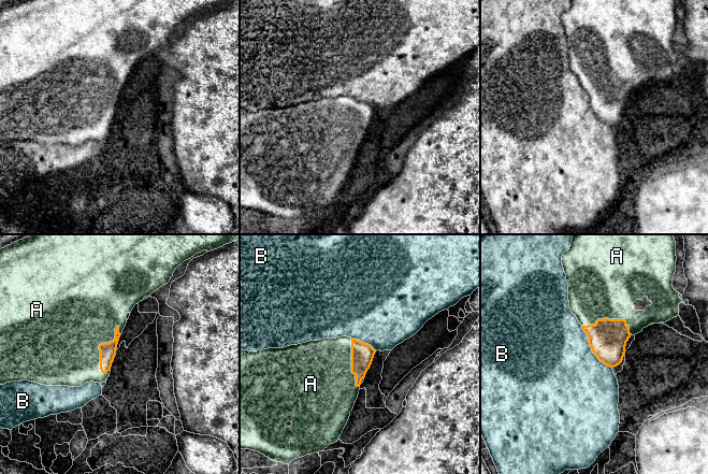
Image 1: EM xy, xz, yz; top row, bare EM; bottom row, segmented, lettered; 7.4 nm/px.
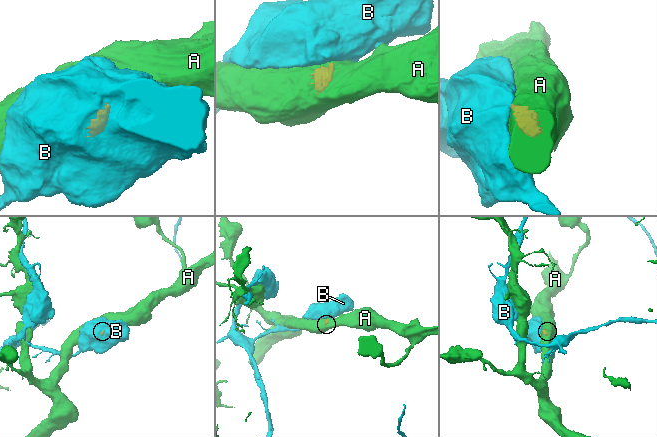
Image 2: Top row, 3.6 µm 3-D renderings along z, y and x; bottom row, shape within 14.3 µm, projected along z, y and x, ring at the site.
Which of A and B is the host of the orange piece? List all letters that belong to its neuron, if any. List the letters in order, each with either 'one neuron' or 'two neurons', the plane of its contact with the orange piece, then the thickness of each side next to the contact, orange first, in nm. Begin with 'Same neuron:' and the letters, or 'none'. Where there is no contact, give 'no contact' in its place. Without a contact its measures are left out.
Same neuron: A
A: one neuron; meets orange in xy; 130 nm thick on the orange side, 500 nm on the other
B: two neurons; meets orange in yz; 280 nm thick on the orange side, 500 nm on the other

